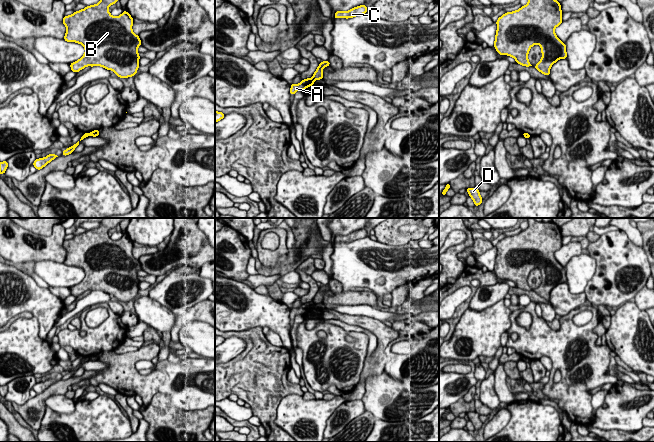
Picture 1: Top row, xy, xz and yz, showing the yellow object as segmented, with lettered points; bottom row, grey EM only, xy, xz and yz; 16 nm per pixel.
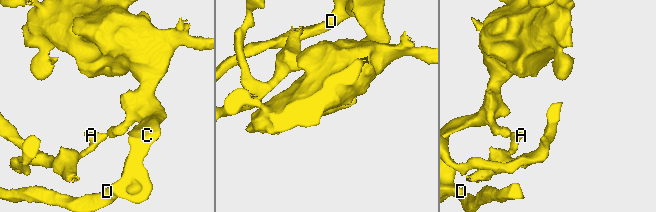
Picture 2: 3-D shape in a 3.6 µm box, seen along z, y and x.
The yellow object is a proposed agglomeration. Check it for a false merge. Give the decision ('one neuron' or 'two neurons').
two neurons

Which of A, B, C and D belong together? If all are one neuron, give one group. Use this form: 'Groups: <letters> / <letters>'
Groups: A / B C D

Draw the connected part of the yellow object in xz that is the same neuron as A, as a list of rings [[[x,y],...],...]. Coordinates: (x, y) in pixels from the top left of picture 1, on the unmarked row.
[[[312,301],[302,304],[299,308],[291,308],[290,318],[294,319],[296,315],[305,314],[307,311],[312,310],[314,305],[315,303]]]

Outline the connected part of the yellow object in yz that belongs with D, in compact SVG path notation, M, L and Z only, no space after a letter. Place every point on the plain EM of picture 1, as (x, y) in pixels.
M467 412L466 413L469 420L472 422L475 430L479 430L482 427L482 421L480 420L480 415L474 412Z

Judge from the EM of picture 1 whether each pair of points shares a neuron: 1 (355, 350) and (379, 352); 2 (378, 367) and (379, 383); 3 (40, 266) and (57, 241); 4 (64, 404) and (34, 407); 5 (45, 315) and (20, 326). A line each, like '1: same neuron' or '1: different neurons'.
1: different neurons
2: different neurons
3: different neurons
4: different neurons
5: different neurons

